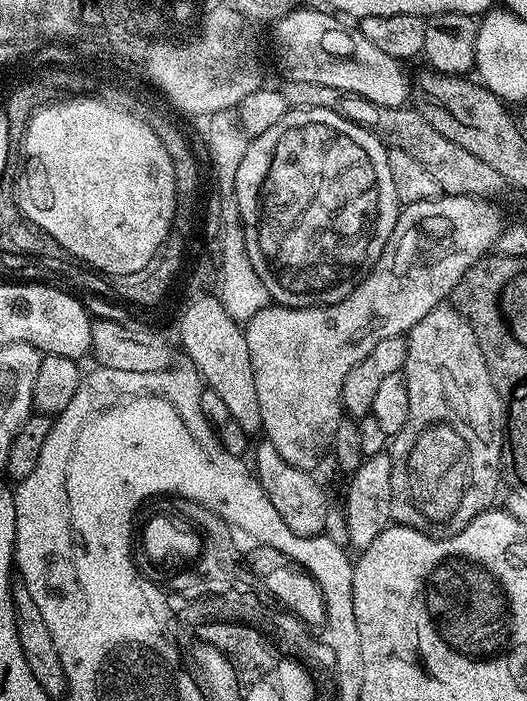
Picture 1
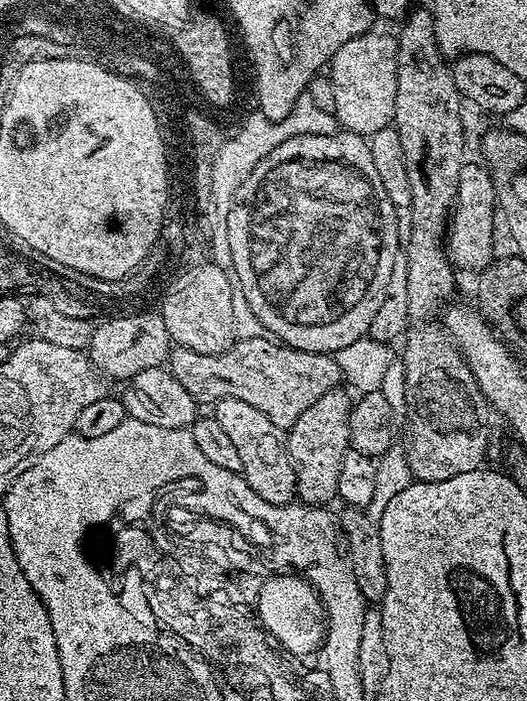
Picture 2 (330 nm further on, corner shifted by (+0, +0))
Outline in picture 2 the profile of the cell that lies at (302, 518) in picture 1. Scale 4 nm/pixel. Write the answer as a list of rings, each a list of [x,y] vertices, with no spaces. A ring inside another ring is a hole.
[[[239,398],[217,400],[214,415],[222,430],[226,430],[230,442],[234,442],[234,447],[238,449],[238,458],[242,458],[240,475],[250,486],[250,490],[254,490],[258,498],[266,498],[266,502],[271,504],[293,503],[297,499],[296,467],[288,453],[287,431],[274,426],[274,422],[270,422],[270,418],[262,414],[262,410],[241,402]]]

